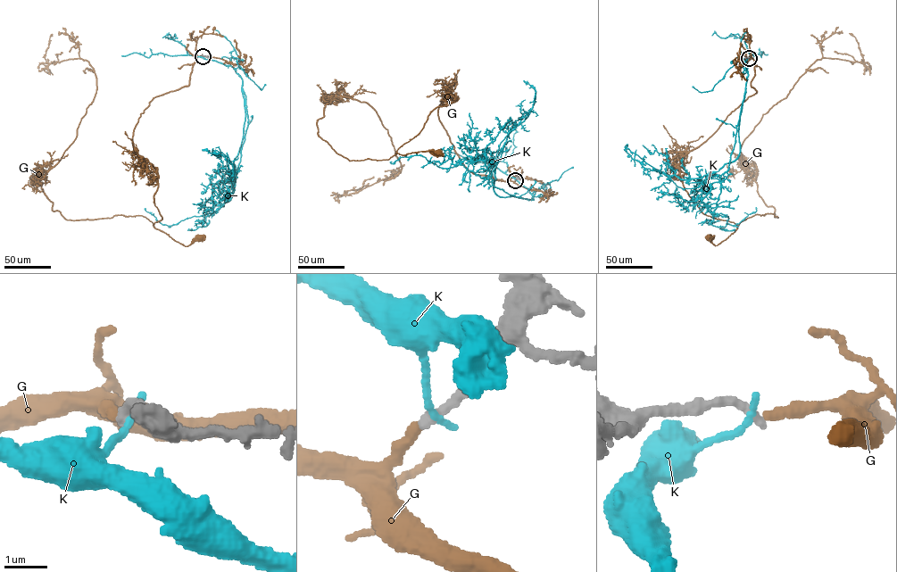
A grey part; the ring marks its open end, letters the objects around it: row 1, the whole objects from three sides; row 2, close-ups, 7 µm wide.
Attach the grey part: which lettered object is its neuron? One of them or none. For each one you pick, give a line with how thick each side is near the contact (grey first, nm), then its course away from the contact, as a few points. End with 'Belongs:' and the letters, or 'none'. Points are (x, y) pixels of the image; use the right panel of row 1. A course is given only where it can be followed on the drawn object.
Belongs: none

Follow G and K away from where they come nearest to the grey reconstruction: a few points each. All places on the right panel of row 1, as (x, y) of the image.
G: (749, 58), (757, 92), (678, 167), (704, 214), (737, 226), (717, 245), (709, 238)
K: (749, 58), (735, 143), (729, 168), (720, 178), (714, 211), (728, 216), (726, 222), (733, 225), (756, 207)

